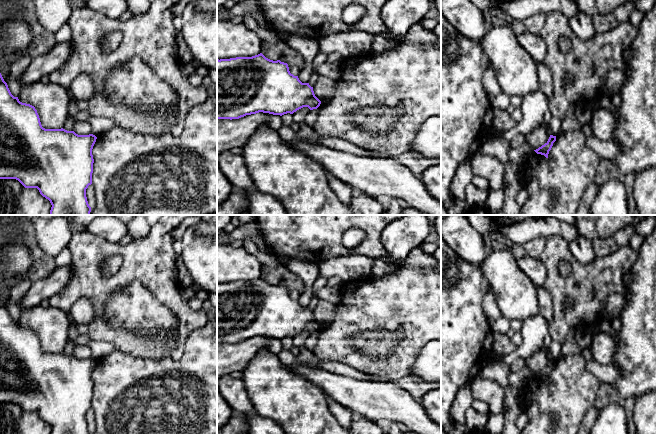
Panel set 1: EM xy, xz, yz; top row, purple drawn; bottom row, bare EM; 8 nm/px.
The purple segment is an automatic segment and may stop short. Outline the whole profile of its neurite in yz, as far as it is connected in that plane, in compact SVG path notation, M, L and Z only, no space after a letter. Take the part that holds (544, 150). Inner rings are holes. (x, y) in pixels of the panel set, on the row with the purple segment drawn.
M550 135L548 141L539 147L538 149L534 150L537 154L544 155L548 158L549 151L551 150L553 143L556 141L556 136Z

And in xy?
M0 73L0 179L16 179L25 188L37 188L52 205L50 215L90 215L86 189L92 184L92 149L96 139L93 134L78 135L63 128L43 128L35 107L14 97Z

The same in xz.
M262 53L252 57L217 59L217 120L239 119L259 112L282 116L303 107L317 109L320 104L313 87L291 74L287 63L270 60Z

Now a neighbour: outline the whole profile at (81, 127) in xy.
M77 121L73 131L78 135L89 135L92 132L92 128L88 121Z

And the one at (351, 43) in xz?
M348 31L327 35L319 40L320 52L339 53L342 57L371 52L375 36L365 31Z

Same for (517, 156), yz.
M525 139L523 145L519 148L509 148L507 157L509 162L521 166L527 158L533 153L528 141Z

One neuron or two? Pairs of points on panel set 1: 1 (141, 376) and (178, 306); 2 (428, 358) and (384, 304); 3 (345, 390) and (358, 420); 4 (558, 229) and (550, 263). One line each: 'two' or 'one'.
1: two
2: two
3: two
4: two

